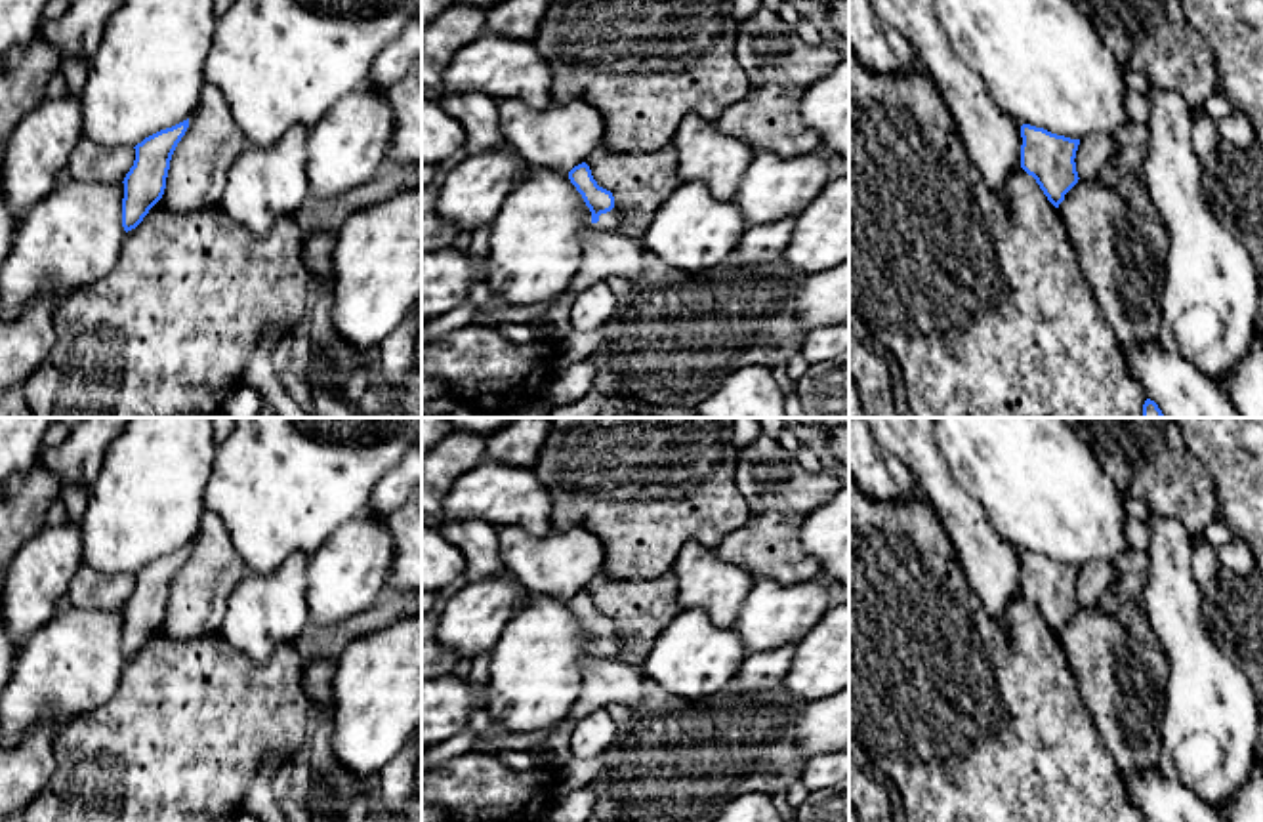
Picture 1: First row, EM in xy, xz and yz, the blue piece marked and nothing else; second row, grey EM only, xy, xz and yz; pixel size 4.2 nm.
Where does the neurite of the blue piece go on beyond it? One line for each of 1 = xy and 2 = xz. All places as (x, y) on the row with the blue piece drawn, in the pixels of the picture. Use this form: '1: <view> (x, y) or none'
1: none
2: xz (615, 218)

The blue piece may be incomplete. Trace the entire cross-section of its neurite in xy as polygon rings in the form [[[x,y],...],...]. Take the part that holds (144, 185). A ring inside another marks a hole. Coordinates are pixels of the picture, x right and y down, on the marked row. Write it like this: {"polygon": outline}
{"polygon": [[[189,118],[160,130],[135,149],[135,160],[124,177],[122,227],[135,229],[149,210],[162,198],[172,154],[189,128]]]}

